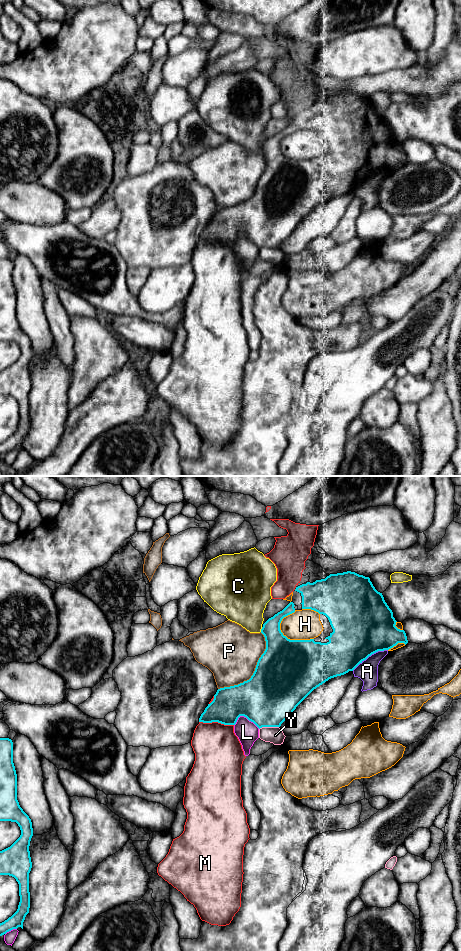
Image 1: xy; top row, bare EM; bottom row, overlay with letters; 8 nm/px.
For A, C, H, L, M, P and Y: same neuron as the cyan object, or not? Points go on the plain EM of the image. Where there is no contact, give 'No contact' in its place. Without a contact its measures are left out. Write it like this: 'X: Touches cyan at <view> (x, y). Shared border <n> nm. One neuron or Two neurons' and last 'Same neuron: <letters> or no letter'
A: Touches cyan at xy (369, 175). Shared border 340 nm. Two neurons
C: Touches cyan at xy (261, 149). Shared border 40 nm. Two neurons
H: Touches cyan at xy (291, 160). Shared border 300 nm. Two neurons
L: Touches cyan at xy (246, 237). Shared border 220 nm. Two neurons
M: Touches cyan at xy (216, 241). Shared border 280 nm. Two neurons
P: Touches cyan at xy (254, 191). Shared border 600 nm. Two neurons
Y: Touches cyan at xy (268, 246). Shared border 160 nm. Two neurons
Same neuron: no letter

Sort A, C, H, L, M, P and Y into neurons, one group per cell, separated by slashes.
A / C / H / L / M / P / Y

